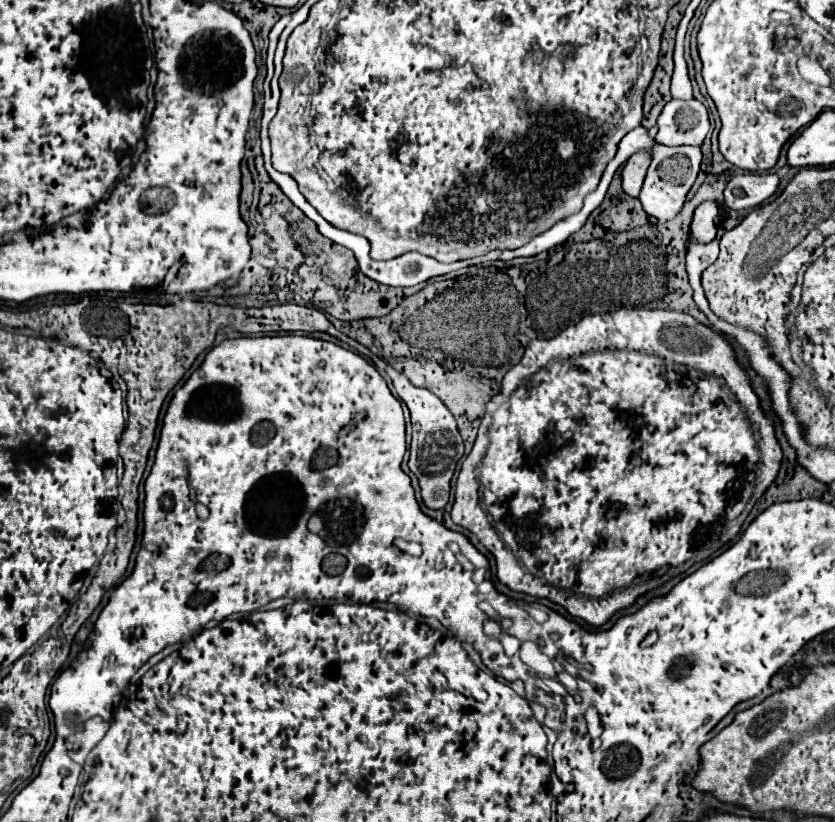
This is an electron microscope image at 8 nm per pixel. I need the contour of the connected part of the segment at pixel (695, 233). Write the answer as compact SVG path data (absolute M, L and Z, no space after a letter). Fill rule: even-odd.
M702 203L696 211L694 211L694 217L692 217L692 223L690 223L690 233L688 233L688 245L692 243L710 243L714 237L716 237L716 223L714 219L718 217L720 209L716 203Z

